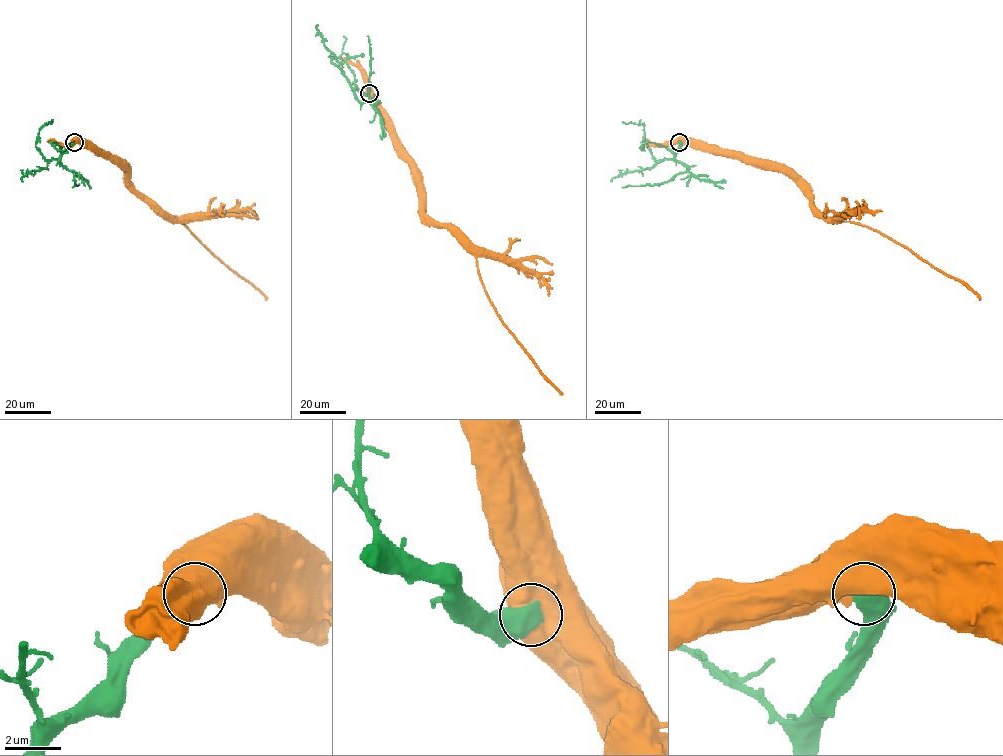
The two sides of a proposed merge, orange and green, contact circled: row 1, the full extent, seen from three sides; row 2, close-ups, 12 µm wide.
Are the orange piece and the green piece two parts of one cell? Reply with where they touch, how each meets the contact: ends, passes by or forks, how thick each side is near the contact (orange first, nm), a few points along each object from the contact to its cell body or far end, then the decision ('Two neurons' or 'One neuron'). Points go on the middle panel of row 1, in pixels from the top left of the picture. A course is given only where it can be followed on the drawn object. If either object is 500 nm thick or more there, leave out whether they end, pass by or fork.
Place: (369, 93). Thickness 800 nm (orange) against 700 nm. Course of orange: (368, 94), (398, 153), (409, 164), (413, 182), (420, 191), (423, 211), (430, 219), (448, 226), (476, 250). Course of green: (368, 94), (355, 89), (354, 95), (361, 102), (368, 97), (371, 56), (367, 36). Two neurons

